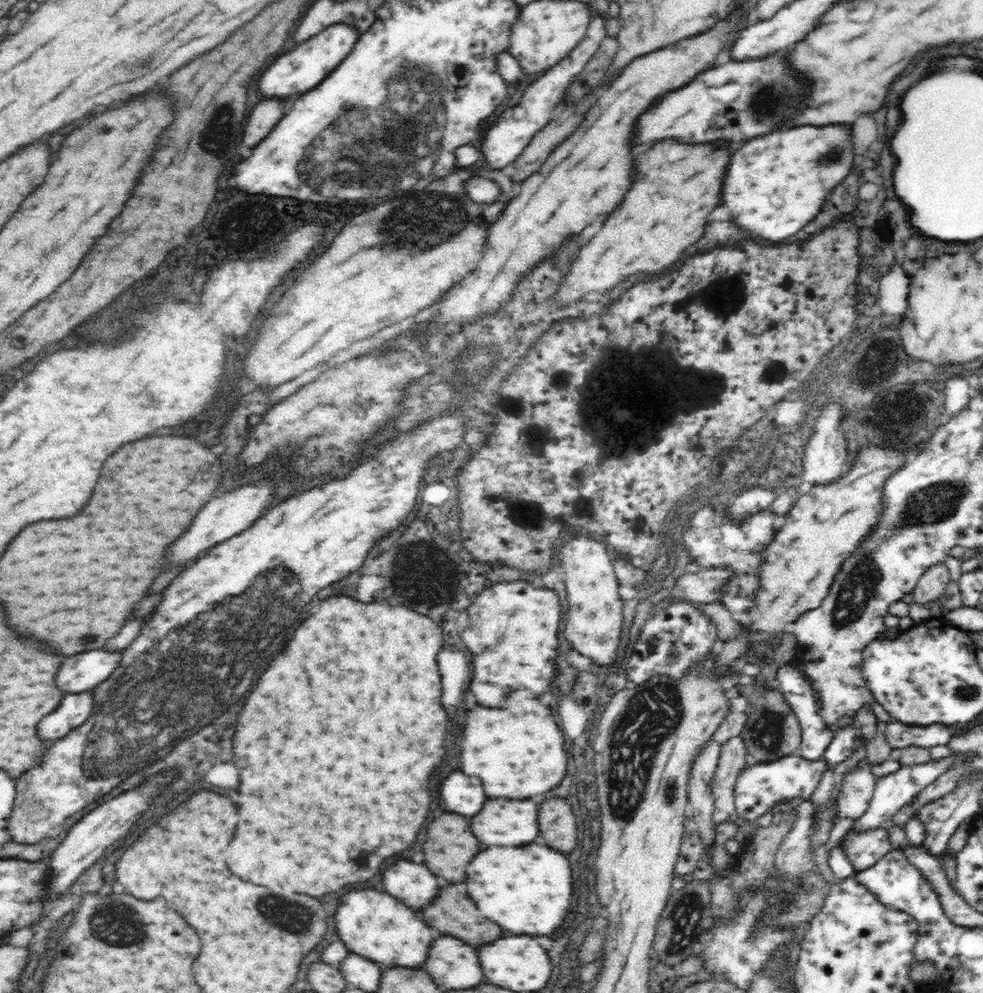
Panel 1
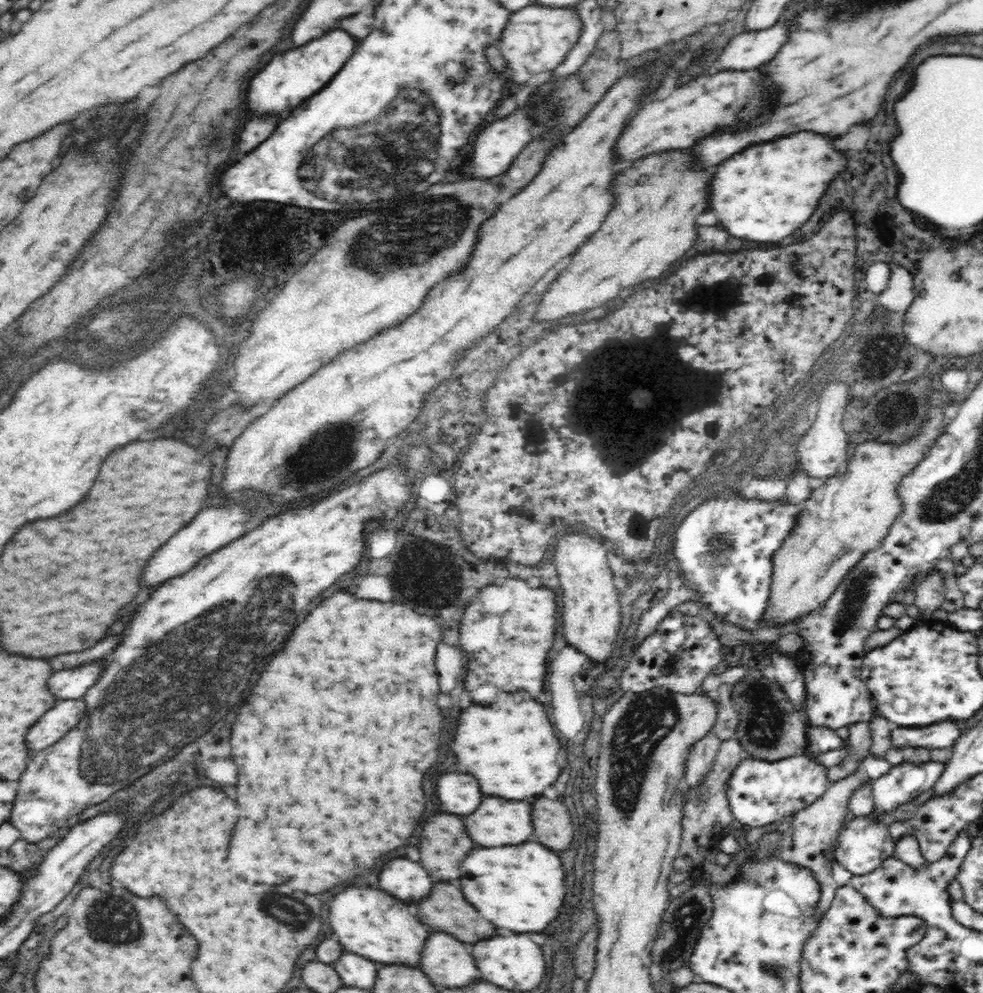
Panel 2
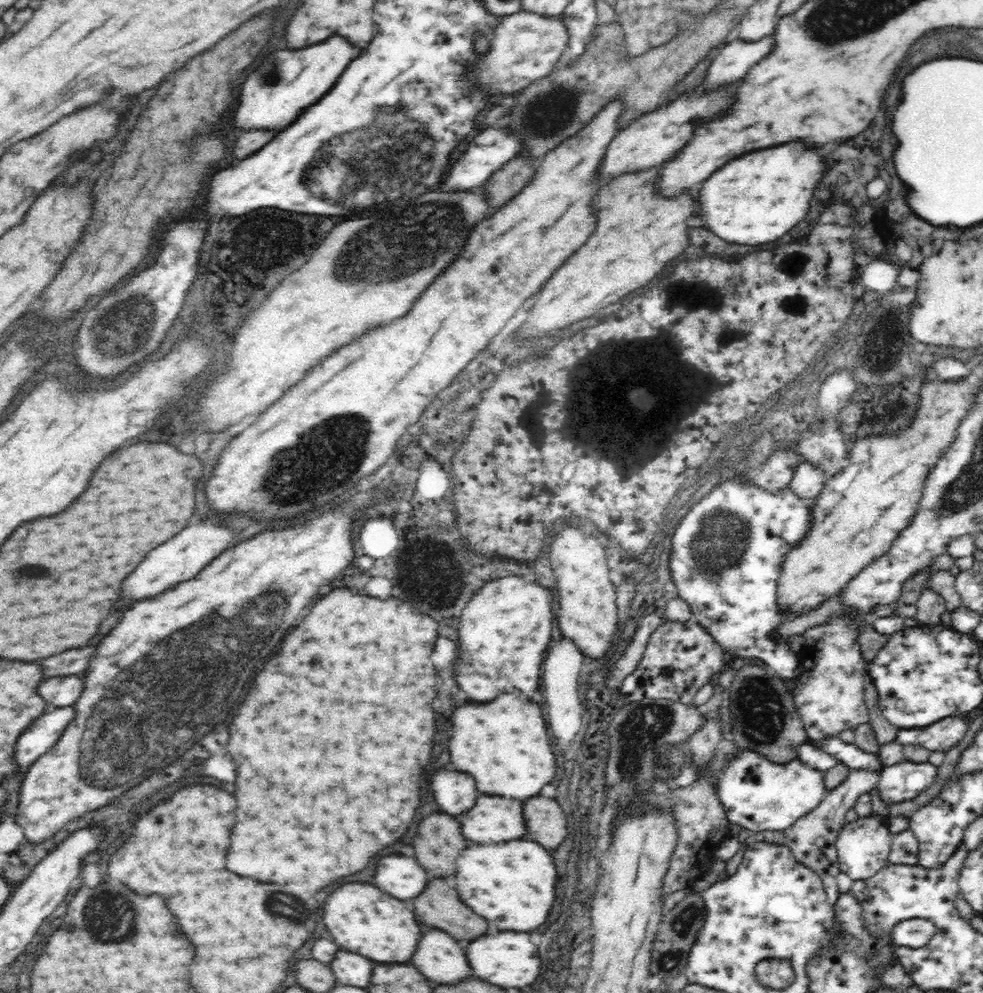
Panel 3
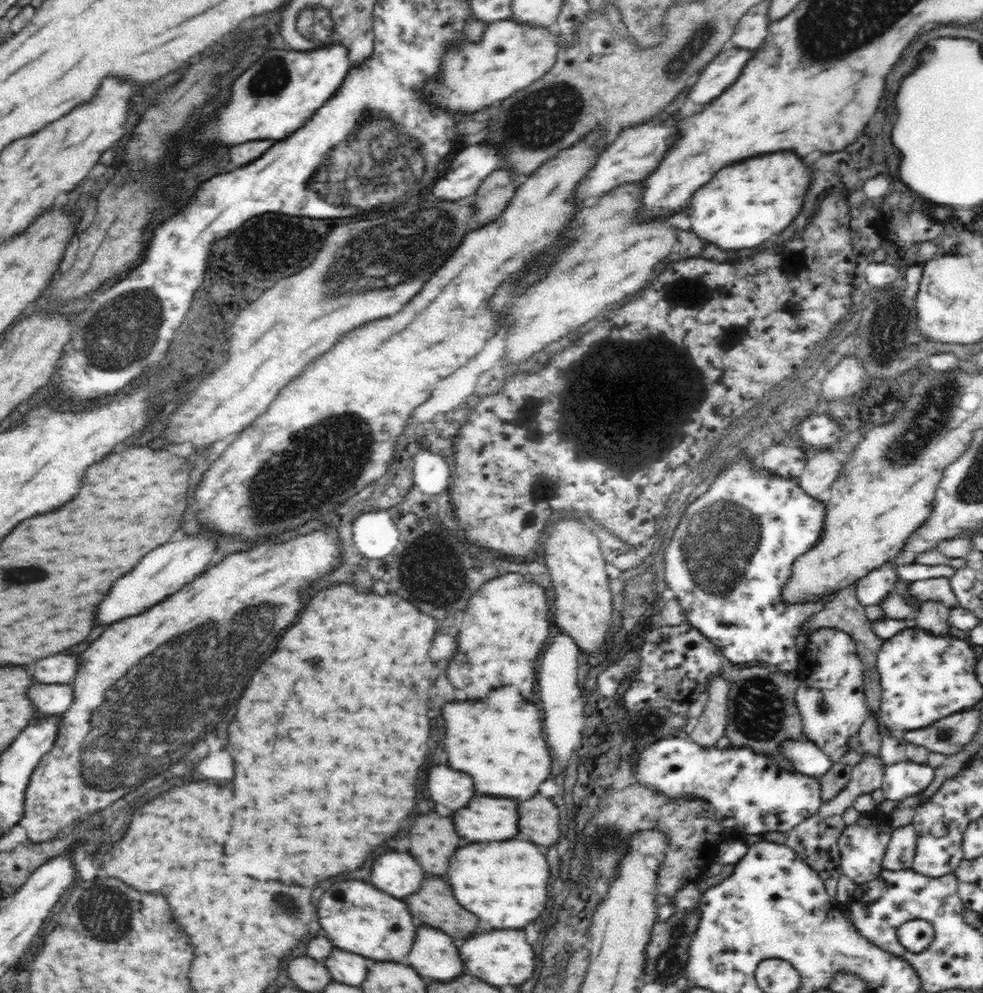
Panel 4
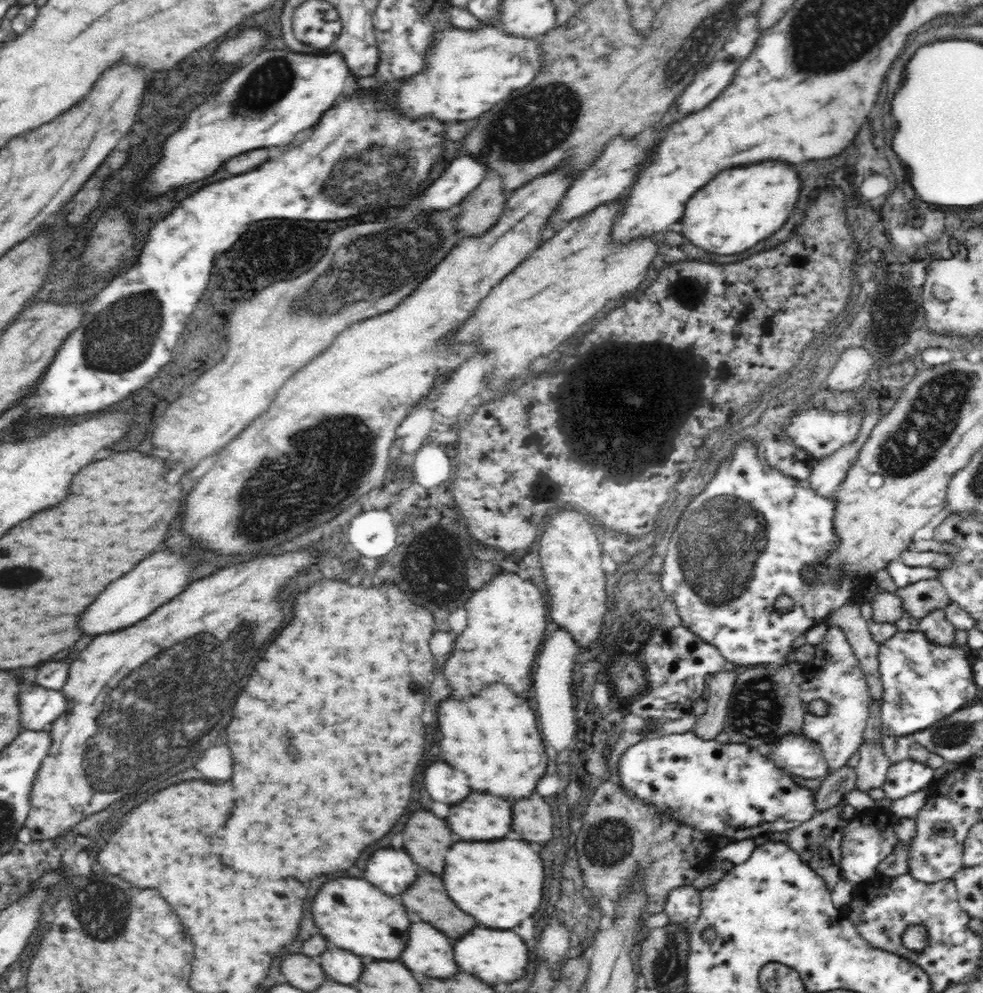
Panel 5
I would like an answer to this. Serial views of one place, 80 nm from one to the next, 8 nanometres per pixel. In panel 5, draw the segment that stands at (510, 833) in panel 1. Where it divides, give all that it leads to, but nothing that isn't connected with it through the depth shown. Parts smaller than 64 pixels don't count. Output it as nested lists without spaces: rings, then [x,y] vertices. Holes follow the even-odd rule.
[[[472,792],[468,802],[450,808],[448,822],[462,840],[498,840],[510,832],[512,806],[492,794]]]

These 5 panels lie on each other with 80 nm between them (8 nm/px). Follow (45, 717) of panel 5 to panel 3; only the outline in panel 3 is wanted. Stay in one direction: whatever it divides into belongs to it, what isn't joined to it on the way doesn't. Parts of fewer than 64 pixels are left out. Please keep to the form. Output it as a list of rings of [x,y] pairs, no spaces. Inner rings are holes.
[[[83,674],[44,680],[44,698],[52,704],[50,709],[74,704],[84,689]]]

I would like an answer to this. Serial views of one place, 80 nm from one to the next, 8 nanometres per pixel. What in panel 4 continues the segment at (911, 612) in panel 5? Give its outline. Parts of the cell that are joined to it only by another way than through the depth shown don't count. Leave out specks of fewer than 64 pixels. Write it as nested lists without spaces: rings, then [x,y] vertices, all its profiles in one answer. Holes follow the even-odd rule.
[[[948,577],[914,581],[908,584],[906,591],[914,601],[914,605],[913,603],[908,604],[913,606],[915,612],[920,612],[920,607],[926,602],[940,602],[948,609],[959,607],[958,599],[950,587]]]

